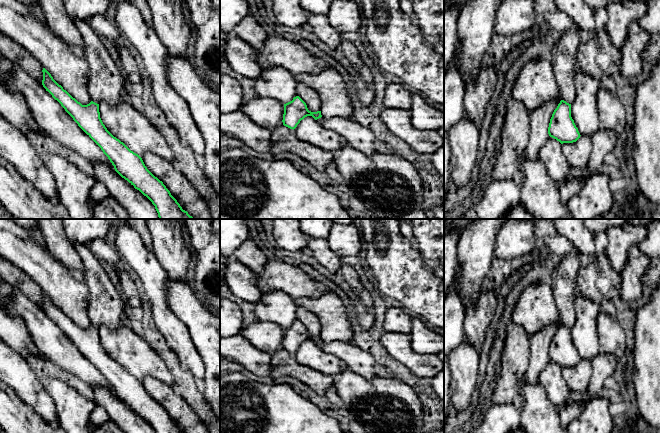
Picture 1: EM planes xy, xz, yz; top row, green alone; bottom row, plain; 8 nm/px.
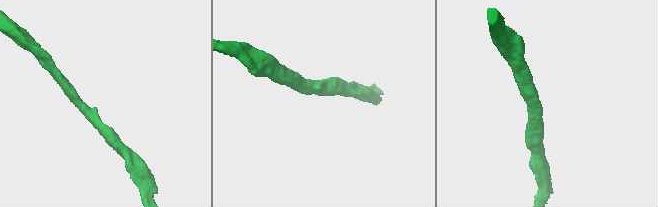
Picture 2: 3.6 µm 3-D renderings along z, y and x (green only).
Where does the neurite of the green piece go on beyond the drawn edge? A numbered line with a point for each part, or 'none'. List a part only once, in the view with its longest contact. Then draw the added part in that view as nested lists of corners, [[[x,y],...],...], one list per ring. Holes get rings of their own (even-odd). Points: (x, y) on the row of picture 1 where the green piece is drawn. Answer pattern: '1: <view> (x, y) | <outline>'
none

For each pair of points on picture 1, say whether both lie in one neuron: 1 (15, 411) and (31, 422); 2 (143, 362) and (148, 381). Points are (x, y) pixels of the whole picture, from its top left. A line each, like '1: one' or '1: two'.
1: one
2: two

